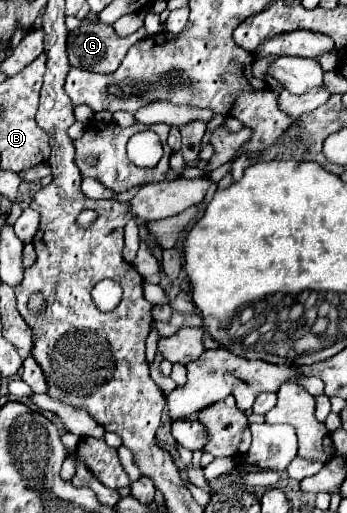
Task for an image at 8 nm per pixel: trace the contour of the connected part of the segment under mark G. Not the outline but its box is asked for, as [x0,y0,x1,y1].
[67,19,147,73]

